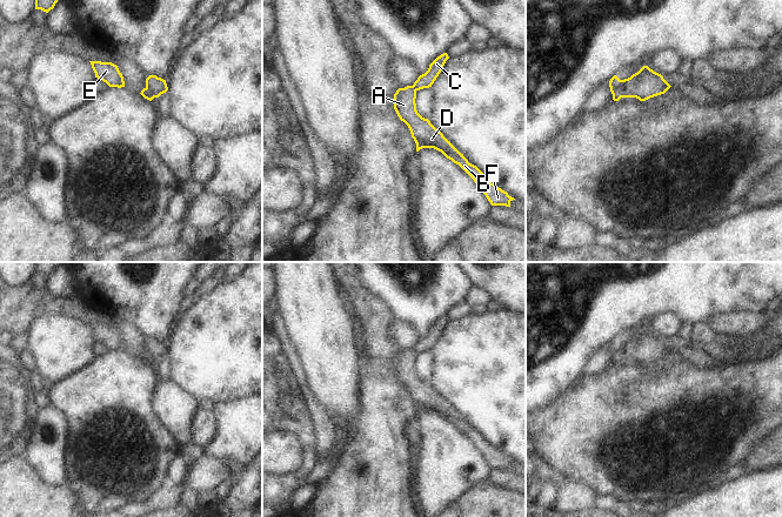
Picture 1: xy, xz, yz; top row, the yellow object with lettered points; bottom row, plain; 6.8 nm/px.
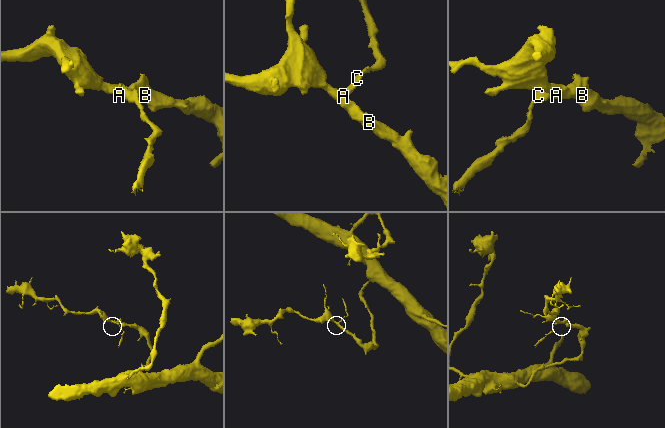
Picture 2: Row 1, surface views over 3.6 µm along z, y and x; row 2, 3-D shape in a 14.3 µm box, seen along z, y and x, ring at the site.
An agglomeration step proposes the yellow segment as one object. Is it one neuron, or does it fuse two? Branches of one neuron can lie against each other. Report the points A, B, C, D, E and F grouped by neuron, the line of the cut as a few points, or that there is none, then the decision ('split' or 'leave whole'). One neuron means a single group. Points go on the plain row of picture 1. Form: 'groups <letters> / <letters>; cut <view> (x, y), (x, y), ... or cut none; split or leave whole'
groups A B D E F / C; cut yz (627, 342), (622, 349), (612, 356); split

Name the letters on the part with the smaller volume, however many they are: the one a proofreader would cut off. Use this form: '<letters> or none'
C.

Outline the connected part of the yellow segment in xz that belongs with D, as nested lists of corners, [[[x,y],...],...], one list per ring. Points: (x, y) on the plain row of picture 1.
[[[413,349],[399,351],[394,357],[394,372],[400,383],[408,389],[416,407],[416,415],[422,411],[434,411],[441,415],[474,443],[492,469],[510,470],[510,465],[515,462],[492,446],[476,429],[468,425],[463,417],[428,382],[422,381],[416,374],[415,362],[416,352]]]

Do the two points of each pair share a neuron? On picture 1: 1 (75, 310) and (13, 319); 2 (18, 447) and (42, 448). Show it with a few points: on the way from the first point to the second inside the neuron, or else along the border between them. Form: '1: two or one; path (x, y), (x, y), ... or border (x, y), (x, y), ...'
1: one; path (60, 306), (28, 306)
2: two; border (33, 420), (33, 430), (22, 457)

